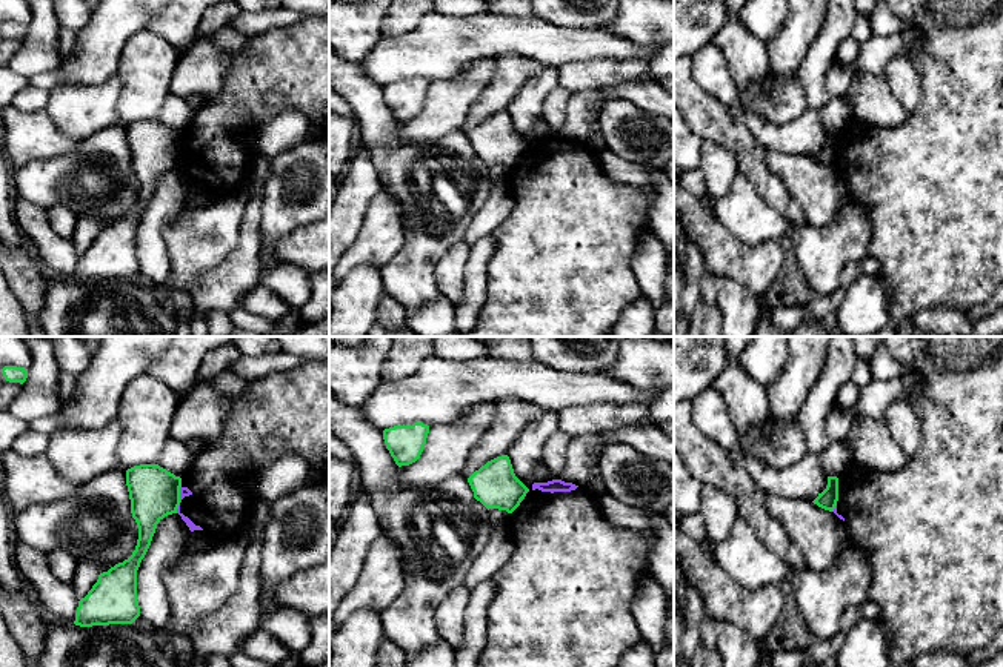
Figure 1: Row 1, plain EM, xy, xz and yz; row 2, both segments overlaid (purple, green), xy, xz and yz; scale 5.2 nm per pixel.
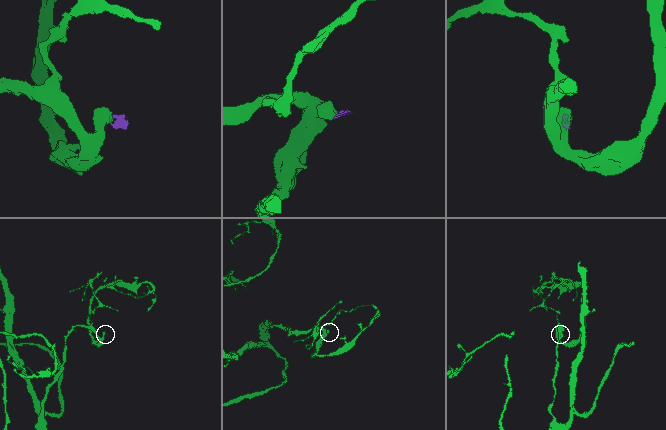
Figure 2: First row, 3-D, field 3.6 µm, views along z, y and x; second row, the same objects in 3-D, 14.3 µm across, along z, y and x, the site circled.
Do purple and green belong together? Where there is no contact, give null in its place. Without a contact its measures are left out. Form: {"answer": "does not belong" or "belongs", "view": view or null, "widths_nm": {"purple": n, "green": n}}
{"answer": "does not belong", "view": "xy", "widths_nm": {"purple": 40, "green": 260}}

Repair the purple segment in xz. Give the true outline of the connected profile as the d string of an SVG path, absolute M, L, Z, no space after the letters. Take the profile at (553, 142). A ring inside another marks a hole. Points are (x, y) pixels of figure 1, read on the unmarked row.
M561 135L534 138L511 169L506 189L515 206L494 232L495 254L488 264L488 297L466 337L608 337L621 312L641 297L632 257L651 231L651 207L657 192L612 181L597 151Z

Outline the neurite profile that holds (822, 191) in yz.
M766 149L769 168L786 183L788 191L803 206L806 224L825 227L837 212L851 203L848 180L834 168L812 157Z

